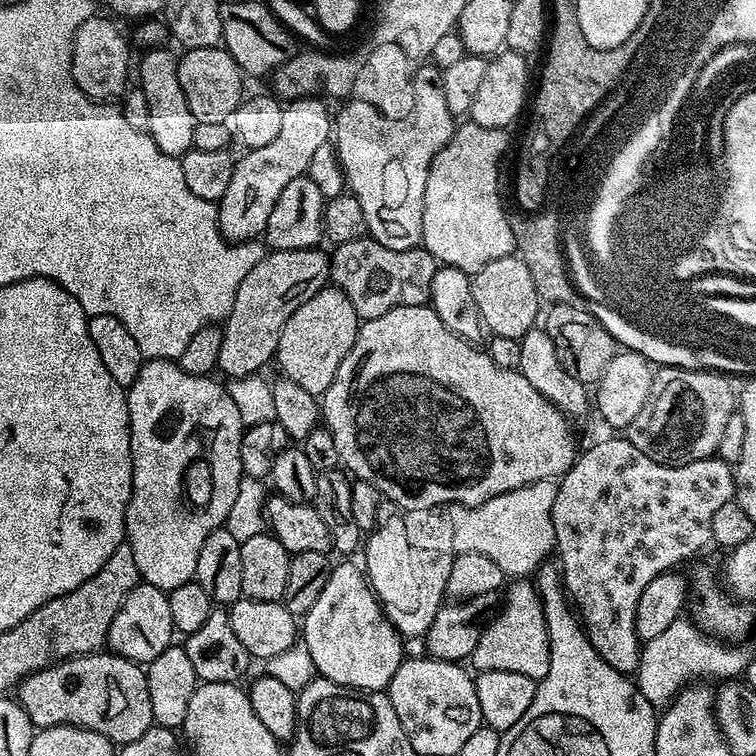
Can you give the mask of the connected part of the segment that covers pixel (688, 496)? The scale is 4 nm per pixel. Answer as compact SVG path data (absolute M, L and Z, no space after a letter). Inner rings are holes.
M626 438L620 440L600 440L593 448L588 448L577 455L576 460L570 466L570 470L559 477L556 486L556 497L554 498L554 510L552 511L552 521L554 522L554 538L556 539L555 555L560 555L558 559L558 568L562 573L562 583L565 593L570 597L579 619L583 621L584 632L588 635L588 640L598 650L598 654L614 670L625 674L635 673L640 664L640 650L642 641L638 638L636 627L634 626L634 614L638 610L638 598L642 598L642 590L650 586L650 582L658 574L675 569L676 564L690 556L696 556L703 550L707 544L713 543L712 531L710 530L710 521L721 506L726 506L726 502L734 499L736 491L736 477L734 475L733 465L719 458L709 458L706 460L695 460L689 464L663 464L654 462L654 458L646 458L638 446L634 446Z

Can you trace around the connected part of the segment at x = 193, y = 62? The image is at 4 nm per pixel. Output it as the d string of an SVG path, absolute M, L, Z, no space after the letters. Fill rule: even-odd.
M223 46L190 48L183 55L178 59L178 86L182 86L182 94L186 94L186 106L190 106L190 114L194 114L198 124L227 124L230 114L234 114L234 110L246 96L246 77L238 62L234 62L234 58Z

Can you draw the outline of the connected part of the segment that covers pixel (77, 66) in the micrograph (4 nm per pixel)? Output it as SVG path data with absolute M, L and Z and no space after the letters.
M94 14L86 22L82 22L82 26L78 28L72 40L71 58L71 76L74 78L75 85L92 100L101 102L115 99L127 89L130 70L128 42L110 20L112 18L104 16Z

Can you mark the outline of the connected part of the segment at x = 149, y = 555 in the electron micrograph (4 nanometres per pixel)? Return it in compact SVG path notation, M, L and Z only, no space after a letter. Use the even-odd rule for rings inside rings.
M145 359L144 365L138 370L138 378L134 378L134 382L126 389L130 414L130 446L132 447L132 493L124 519L124 534L130 550L134 550L134 562L138 565L141 581L167 593L173 592L178 586L195 581L198 553L202 550L202 542L206 542L206 538L216 528L225 527L225 520L230 513L234 498L237 497L239 482L245 476L239 448L243 442L246 418L239 413L229 389L212 379L216 378L211 375L195 376L182 370L175 360Z

